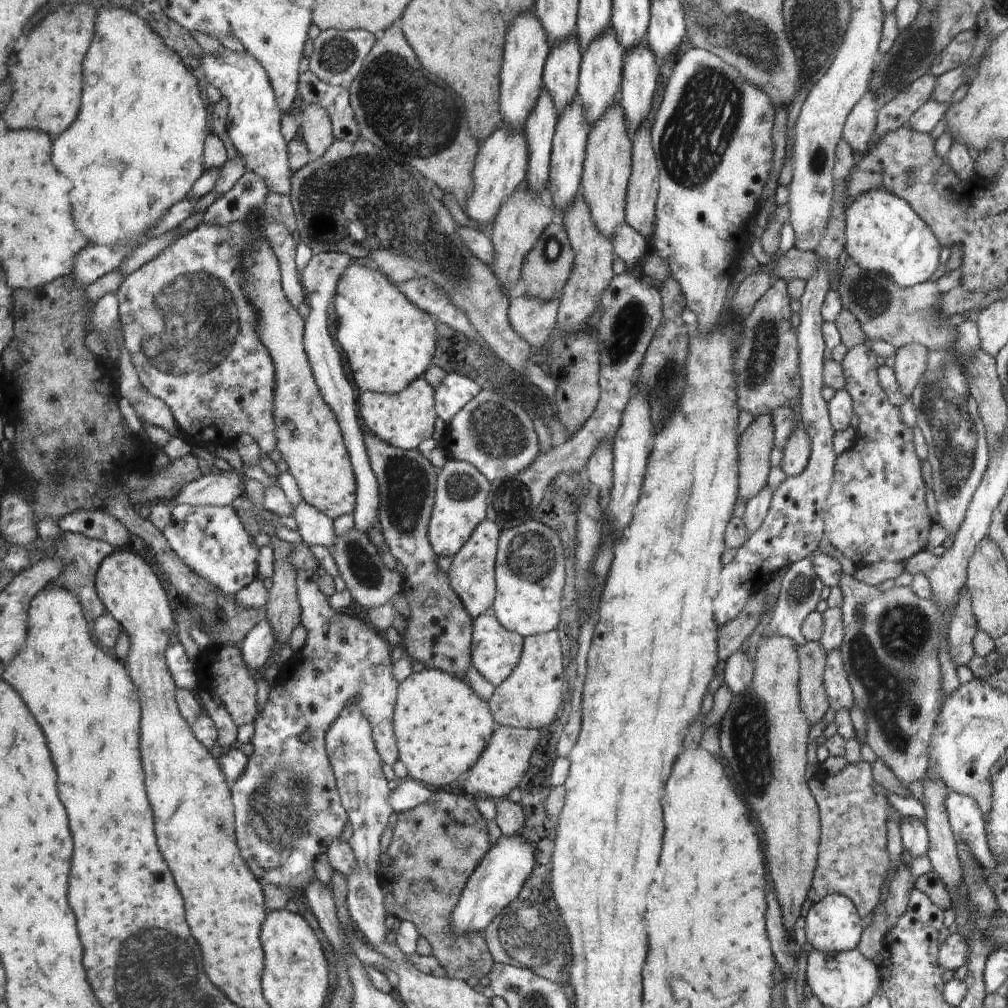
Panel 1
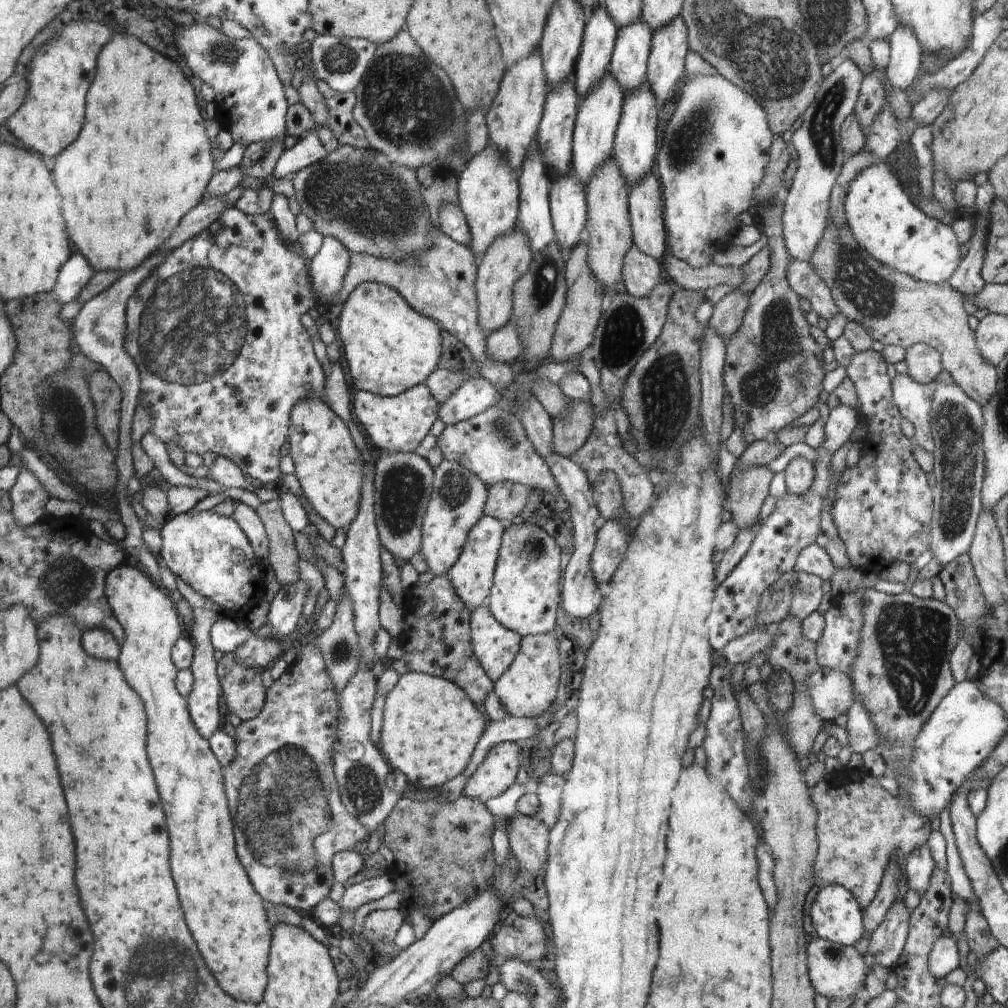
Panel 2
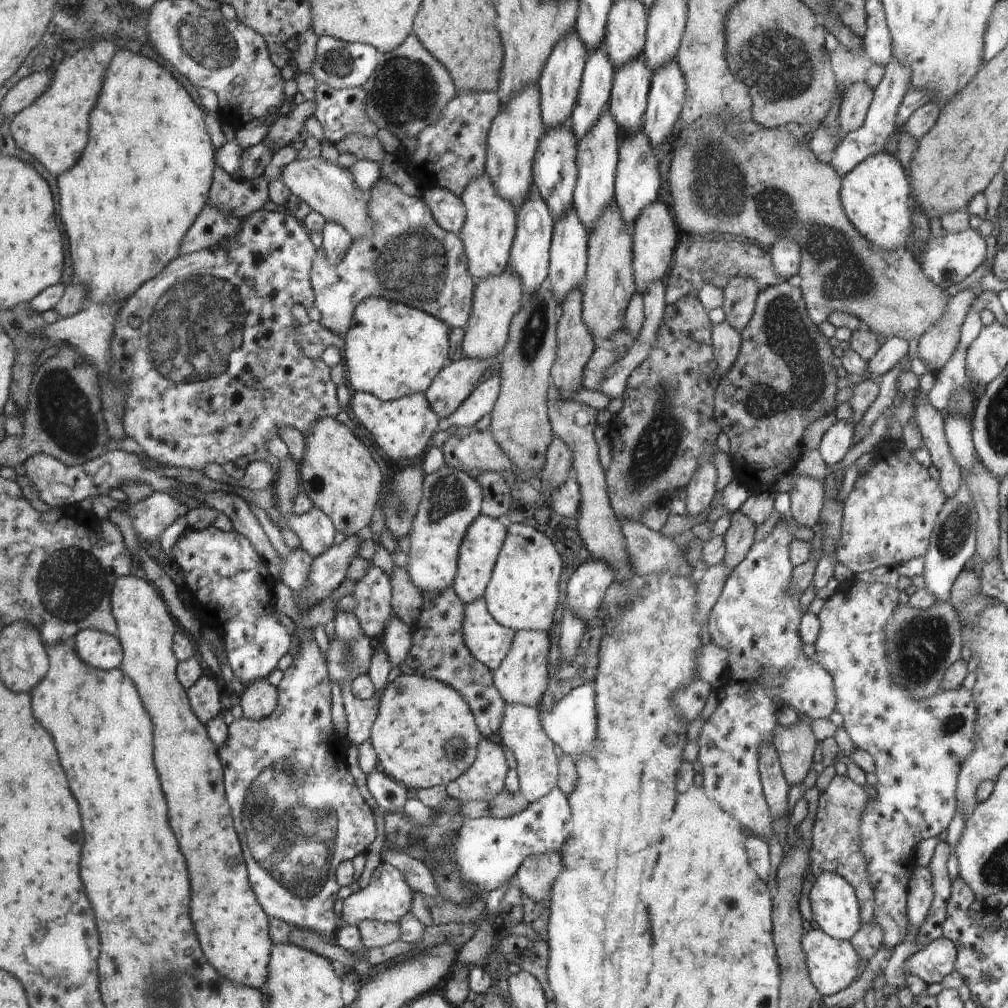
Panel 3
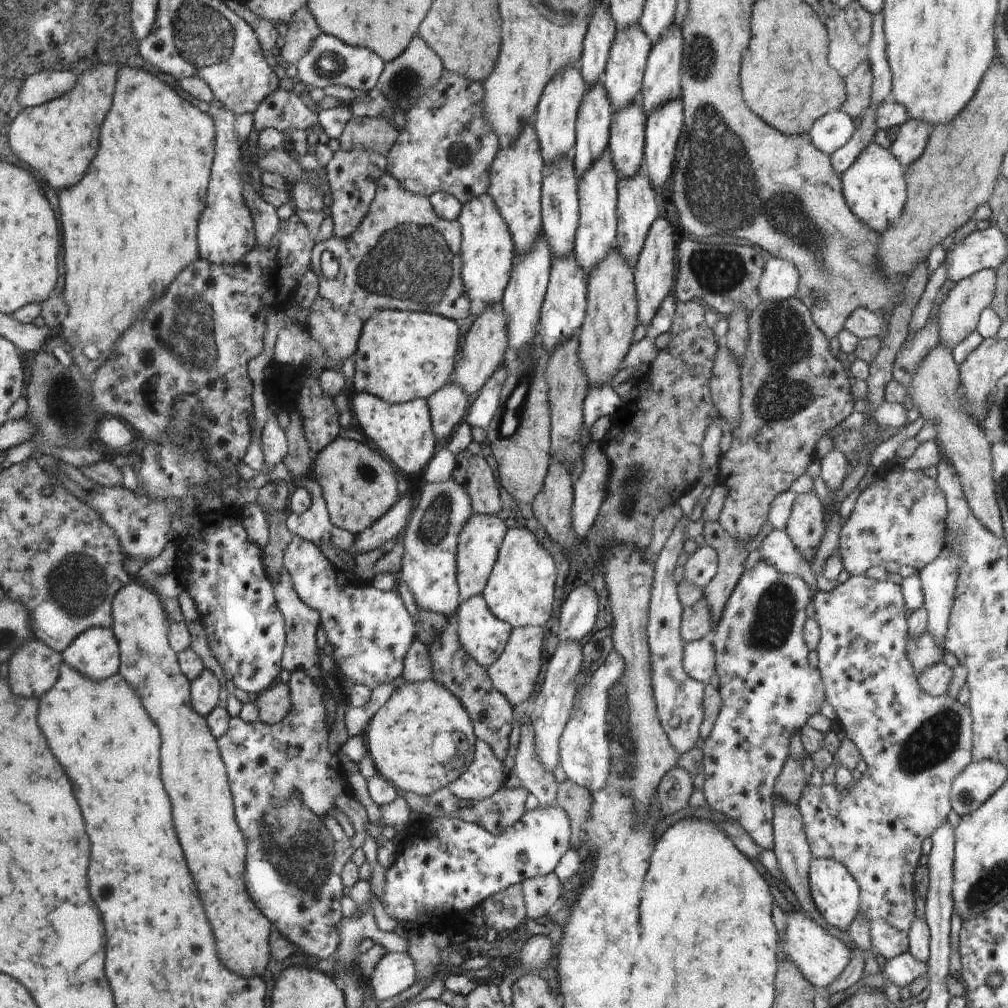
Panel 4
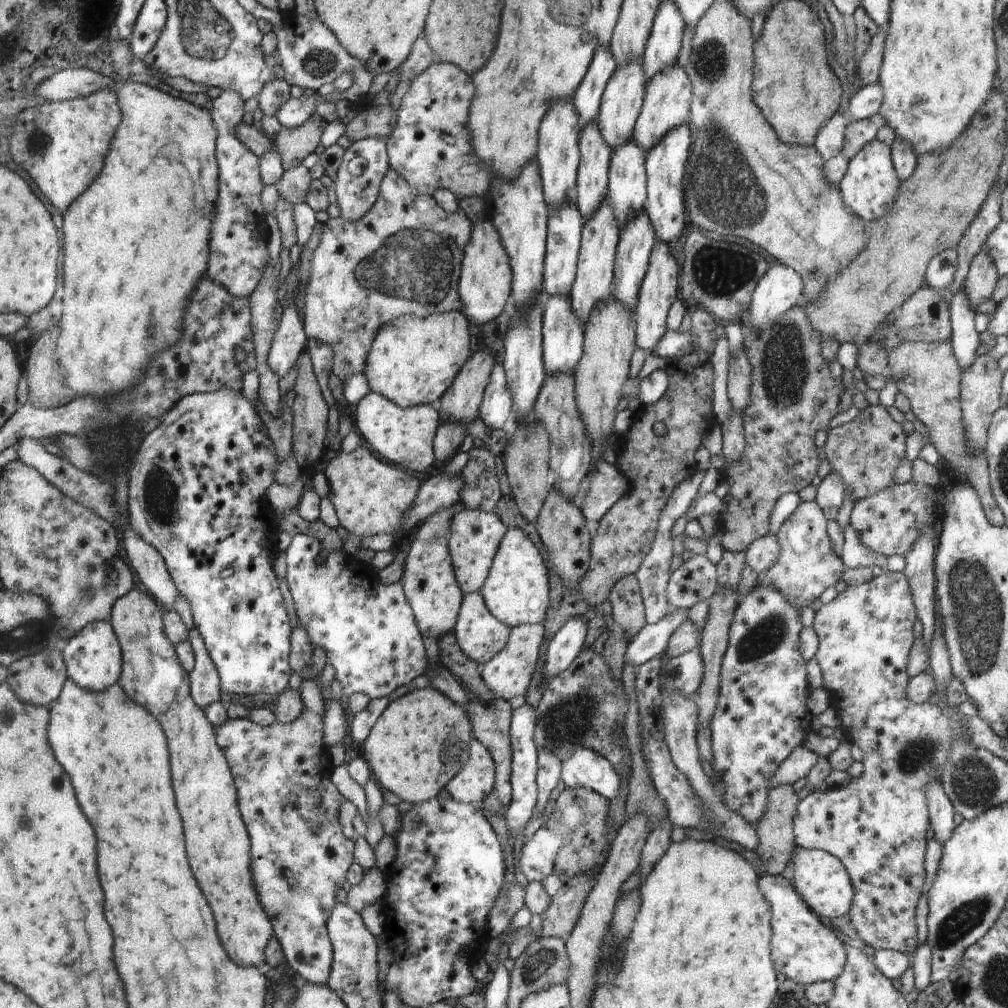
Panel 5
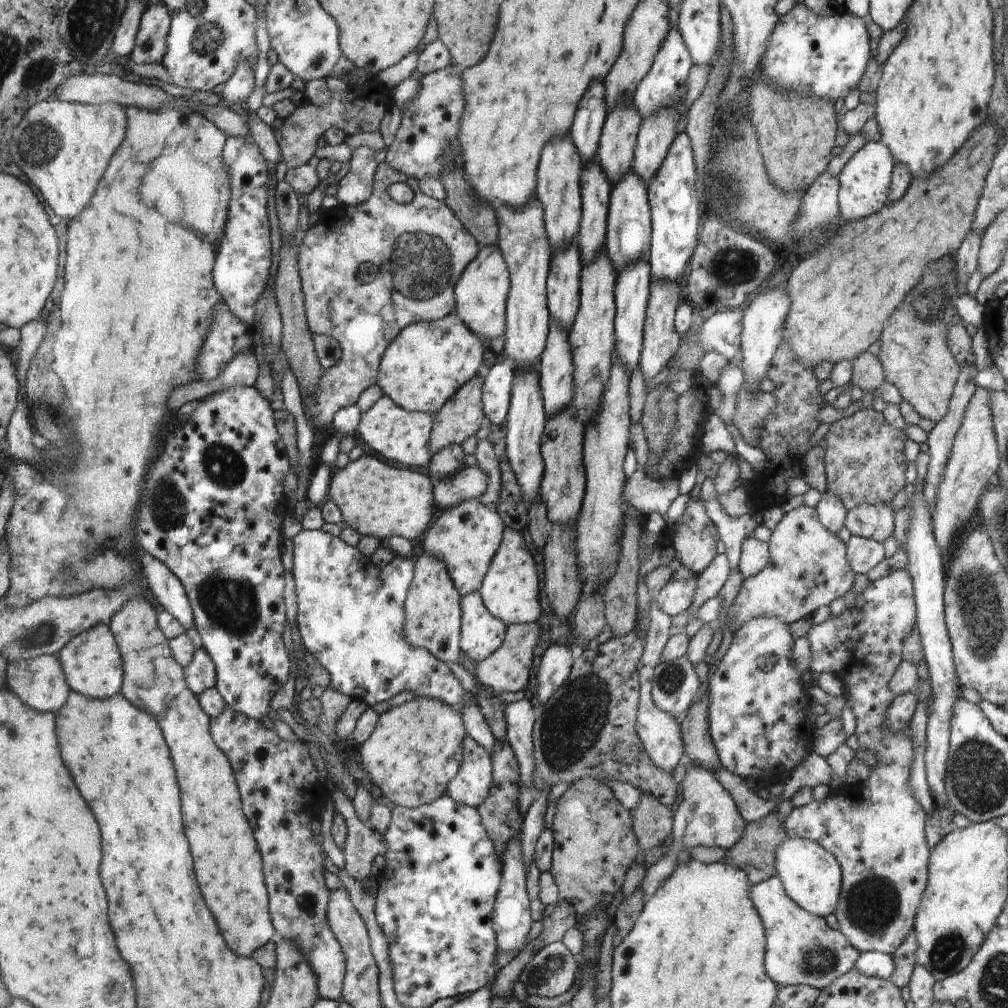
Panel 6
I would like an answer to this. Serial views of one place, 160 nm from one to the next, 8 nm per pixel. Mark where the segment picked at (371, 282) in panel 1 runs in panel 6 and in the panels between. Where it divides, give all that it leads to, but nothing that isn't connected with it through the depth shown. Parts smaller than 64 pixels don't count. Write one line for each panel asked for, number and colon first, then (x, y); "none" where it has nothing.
2: (390, 348)
3: (393, 350)
4: (403, 355)
5: (413, 361)
6: (429, 362)

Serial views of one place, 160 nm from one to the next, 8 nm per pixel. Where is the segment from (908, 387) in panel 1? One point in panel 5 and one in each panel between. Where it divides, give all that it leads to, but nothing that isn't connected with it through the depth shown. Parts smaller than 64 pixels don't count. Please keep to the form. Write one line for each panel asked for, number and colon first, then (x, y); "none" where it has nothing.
2: (924, 363)
3: (935, 348)
4: (958, 314)
5: (981, 279)

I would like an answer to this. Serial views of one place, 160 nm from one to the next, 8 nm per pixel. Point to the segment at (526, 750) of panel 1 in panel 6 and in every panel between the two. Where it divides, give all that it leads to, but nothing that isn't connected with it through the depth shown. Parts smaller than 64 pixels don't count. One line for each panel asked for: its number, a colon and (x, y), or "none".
2: (497, 773)
3: (485, 780)
4: (484, 777)
5: (478, 780)
6: (472, 788)

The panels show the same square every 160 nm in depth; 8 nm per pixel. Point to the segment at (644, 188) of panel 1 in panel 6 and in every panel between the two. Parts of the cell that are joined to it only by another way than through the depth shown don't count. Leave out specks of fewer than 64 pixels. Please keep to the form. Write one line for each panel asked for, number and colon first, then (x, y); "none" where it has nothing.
2: (646, 201)
3: (655, 236)
4: (654, 271)
5: (659, 288)
6: (660, 343)

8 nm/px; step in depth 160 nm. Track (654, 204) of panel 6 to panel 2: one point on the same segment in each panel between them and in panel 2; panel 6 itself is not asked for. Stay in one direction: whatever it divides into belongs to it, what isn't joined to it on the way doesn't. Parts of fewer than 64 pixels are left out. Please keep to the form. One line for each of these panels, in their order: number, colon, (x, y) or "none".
2: (665, 67)
3: (666, 98)
4: (663, 127)
5: (665, 163)

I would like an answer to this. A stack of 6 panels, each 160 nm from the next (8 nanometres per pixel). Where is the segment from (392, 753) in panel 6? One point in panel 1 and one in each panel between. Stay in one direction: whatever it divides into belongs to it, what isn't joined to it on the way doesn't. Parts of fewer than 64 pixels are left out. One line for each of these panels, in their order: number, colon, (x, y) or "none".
1: (442, 726)
2: (430, 728)
3: (425, 735)
4: (403, 735)
5: (405, 749)

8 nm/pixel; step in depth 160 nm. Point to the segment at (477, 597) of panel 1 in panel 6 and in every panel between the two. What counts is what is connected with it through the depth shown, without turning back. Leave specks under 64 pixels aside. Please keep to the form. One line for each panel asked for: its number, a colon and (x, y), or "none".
2: (473, 575)
3: (480, 547)
4: (481, 537)
5: (475, 536)
6: (467, 537)

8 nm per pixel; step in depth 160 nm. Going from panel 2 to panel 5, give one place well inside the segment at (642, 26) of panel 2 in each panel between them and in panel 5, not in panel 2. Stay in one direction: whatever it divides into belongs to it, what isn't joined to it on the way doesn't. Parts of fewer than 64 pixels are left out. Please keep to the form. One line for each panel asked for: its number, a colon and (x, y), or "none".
3: (632, 84)
4: (627, 143)
5: (627, 188)

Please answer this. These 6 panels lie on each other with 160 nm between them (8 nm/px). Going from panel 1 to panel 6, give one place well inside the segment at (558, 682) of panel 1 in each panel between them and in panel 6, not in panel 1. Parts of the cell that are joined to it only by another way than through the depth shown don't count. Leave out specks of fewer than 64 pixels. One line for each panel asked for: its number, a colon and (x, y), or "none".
2: (527, 689)
3: (522, 677)
4: (514, 673)
5: (508, 674)
6: (508, 669)

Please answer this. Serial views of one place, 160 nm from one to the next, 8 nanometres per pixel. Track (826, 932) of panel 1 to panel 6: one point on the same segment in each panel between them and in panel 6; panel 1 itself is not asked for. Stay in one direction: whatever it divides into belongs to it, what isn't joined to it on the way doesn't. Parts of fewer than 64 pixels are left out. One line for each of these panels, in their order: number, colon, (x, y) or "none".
2: (836, 915)
3: (833, 900)
4: (835, 892)
5: (820, 879)
6: (811, 875)

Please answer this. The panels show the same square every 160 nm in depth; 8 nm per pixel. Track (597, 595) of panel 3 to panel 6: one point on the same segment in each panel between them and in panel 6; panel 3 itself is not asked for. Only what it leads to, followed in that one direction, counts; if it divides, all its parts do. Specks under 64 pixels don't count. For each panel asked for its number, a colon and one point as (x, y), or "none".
4: (578, 615)
5: (567, 642)
6: (556, 664)

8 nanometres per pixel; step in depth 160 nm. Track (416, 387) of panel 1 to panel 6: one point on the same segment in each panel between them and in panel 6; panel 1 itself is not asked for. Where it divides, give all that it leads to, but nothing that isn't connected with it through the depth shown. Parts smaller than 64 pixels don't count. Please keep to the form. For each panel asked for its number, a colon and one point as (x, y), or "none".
2: (395, 424)
3: (402, 428)
4: (403, 431)
5: (402, 435)
6: (402, 437)

